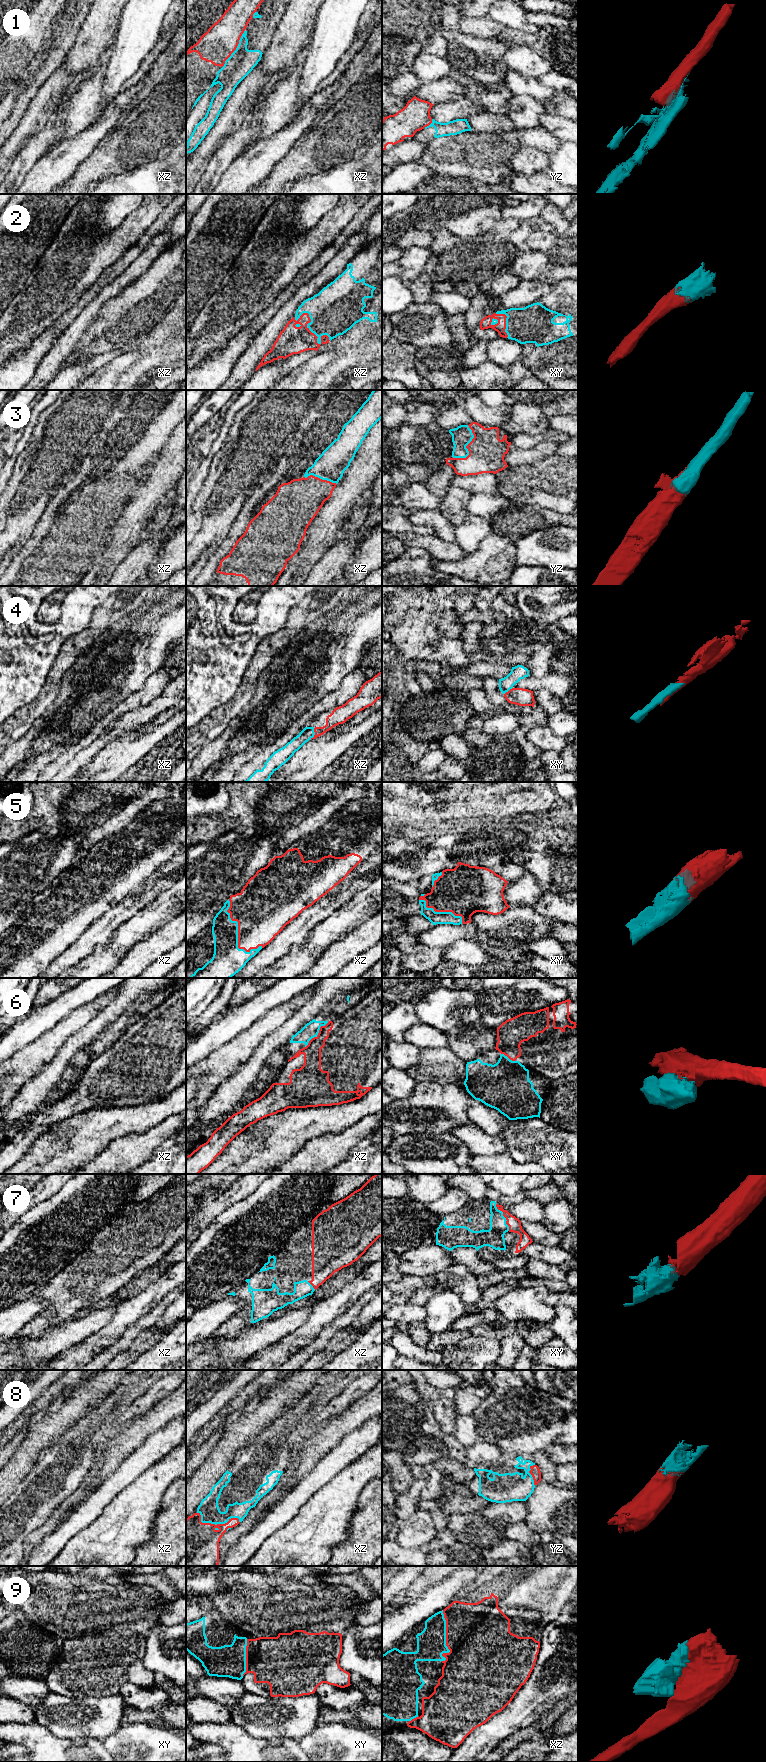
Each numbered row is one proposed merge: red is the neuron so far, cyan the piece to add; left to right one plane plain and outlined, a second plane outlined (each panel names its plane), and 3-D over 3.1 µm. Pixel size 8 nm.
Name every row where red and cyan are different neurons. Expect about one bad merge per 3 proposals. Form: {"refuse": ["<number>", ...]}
{"refuse": ["1", "6", "9"]}

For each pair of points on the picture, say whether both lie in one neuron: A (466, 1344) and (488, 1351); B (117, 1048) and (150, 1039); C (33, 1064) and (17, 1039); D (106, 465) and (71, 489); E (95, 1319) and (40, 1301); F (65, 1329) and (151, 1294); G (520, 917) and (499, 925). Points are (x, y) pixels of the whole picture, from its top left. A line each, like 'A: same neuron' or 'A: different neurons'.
A: same neuron
B: same neuron
C: different neurons
D: different neurons
E: different neurons
F: different neurons
G: same neuron

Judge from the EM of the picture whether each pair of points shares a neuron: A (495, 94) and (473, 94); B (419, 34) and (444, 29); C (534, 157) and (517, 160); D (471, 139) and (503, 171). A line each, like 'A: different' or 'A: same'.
A: same
B: different
C: same
D: same

